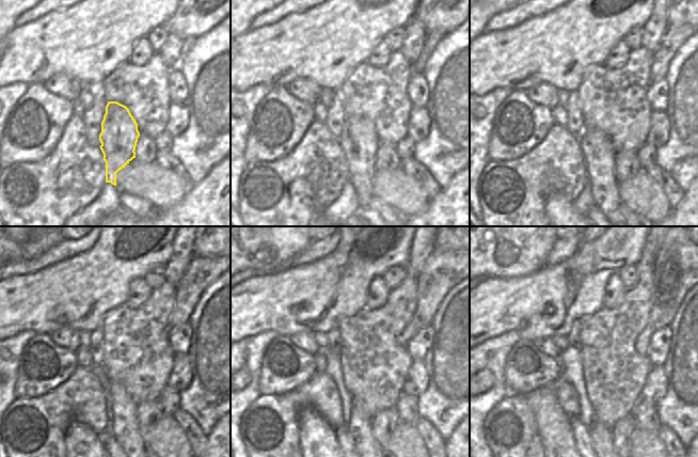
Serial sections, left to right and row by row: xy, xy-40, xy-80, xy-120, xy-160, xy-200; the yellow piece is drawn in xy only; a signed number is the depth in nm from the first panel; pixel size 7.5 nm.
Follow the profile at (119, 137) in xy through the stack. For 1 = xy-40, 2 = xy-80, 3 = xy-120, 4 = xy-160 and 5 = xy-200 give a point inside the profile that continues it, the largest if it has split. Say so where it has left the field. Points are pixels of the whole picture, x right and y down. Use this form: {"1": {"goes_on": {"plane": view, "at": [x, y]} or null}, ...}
{"1": {"goes_on": {"plane": "xy-40", "at": [359, 141]}}, "2": {"goes_on": {"plane": "xy-80", "at": [599, 154]}}, "3": {"goes_on": {"plane": "xy-120", "at": [125, 429]}}, "4": {"goes_on": {"plane": "xy-160", "at": [360, 427]}}, "5": {"goes_on": {"plane": "xy-200", "at": [602, 437]}}}

